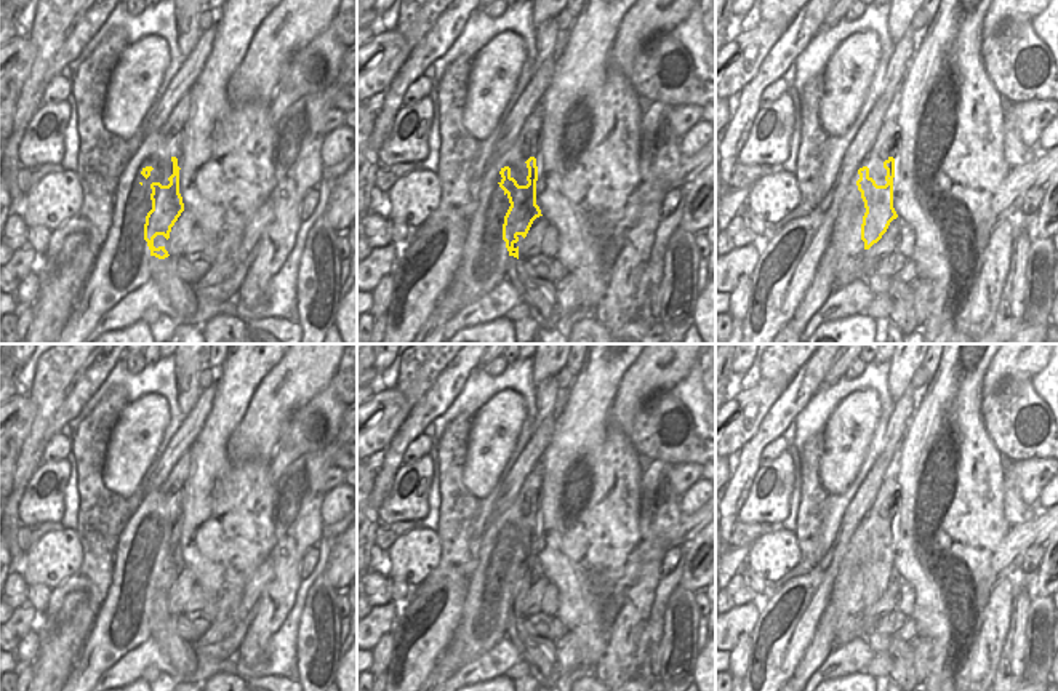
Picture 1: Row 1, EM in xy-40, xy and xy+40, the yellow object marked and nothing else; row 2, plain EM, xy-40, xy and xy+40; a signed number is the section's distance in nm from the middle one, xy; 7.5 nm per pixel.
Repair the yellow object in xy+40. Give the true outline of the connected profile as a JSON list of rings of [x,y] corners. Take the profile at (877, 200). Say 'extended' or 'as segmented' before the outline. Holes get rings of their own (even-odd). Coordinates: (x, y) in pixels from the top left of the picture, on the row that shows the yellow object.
extended; [[[888,117],[874,141],[872,155],[884,162],[887,170],[885,186],[877,186],[869,176],[869,168],[858,170],[858,190],[864,202],[866,213],[861,224],[861,240],[864,250],[869,250],[887,232],[890,222],[898,218],[893,208],[893,178],[895,162],[900,155],[901,130],[893,117]]]

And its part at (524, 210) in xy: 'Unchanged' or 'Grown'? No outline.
Grown.

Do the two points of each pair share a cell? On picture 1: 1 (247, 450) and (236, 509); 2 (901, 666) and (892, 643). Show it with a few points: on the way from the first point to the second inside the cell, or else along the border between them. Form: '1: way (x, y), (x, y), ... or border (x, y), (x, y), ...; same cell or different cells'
1: border (232, 429), (228, 458), (234, 464), (269, 461); different cells
2: way (901, 661), (901, 653), (897, 648); same cell

